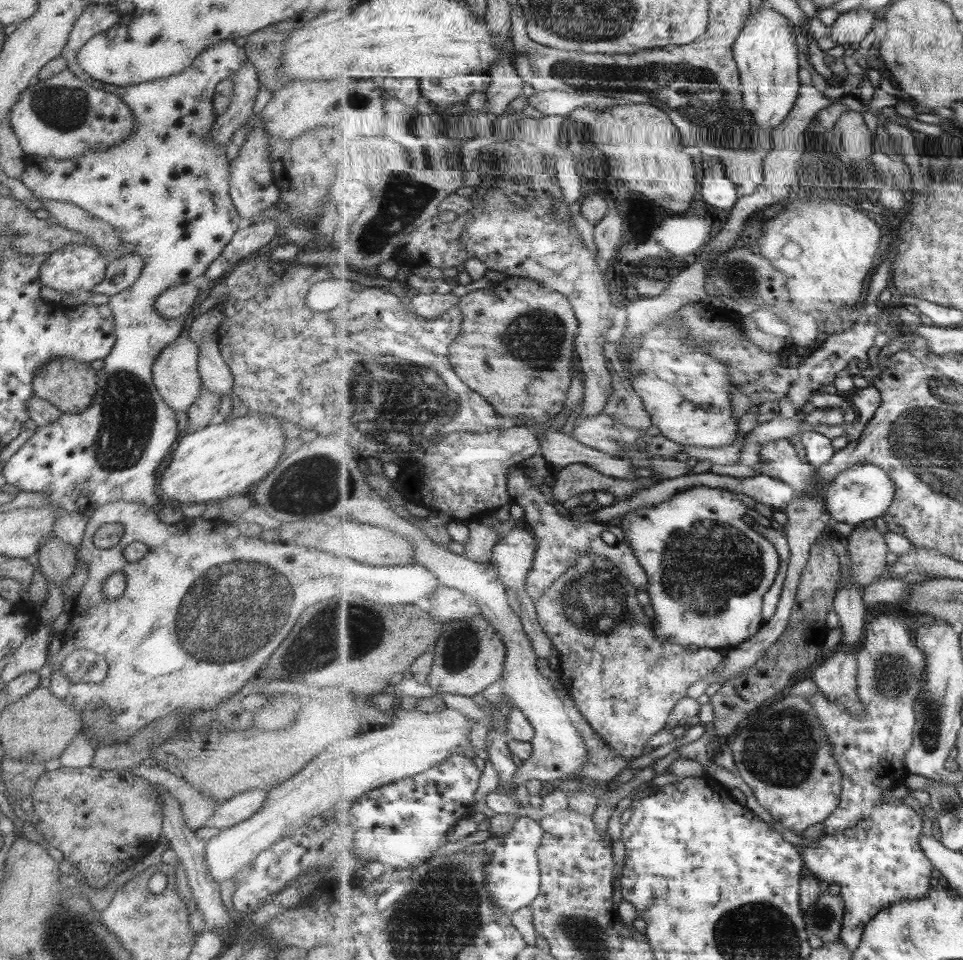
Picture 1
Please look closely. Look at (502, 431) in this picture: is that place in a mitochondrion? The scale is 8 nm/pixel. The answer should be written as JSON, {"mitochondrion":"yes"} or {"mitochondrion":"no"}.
{"mitochondrion":"no"}

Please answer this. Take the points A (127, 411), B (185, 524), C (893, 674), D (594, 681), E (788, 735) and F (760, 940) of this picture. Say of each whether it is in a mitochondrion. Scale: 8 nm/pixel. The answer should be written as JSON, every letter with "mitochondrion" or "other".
{"A":"mitochondrion","B":"other","C":"mitochondrion","D":"other","E":"mitochondrion","F":"mitochondrion"}

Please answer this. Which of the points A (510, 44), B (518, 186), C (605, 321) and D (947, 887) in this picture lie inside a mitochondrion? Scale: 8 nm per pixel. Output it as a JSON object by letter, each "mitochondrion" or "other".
{"A":"other","B":"mitochondrion","C":"other","D":"other"}

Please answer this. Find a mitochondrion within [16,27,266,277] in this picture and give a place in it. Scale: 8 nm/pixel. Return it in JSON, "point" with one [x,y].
{"point":[65,109]}

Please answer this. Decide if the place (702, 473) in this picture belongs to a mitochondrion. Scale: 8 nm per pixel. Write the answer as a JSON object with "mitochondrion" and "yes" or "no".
{"mitochondrion":"no"}

